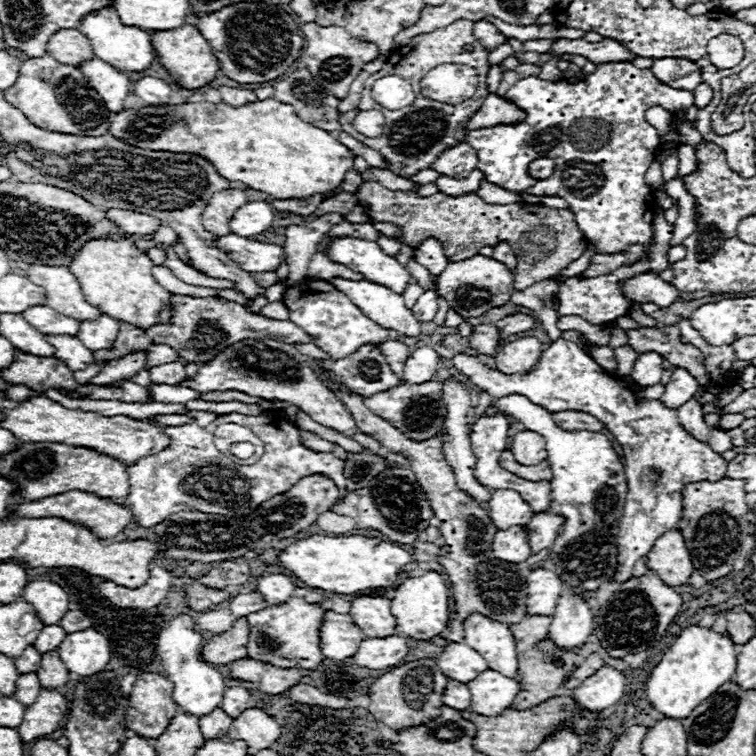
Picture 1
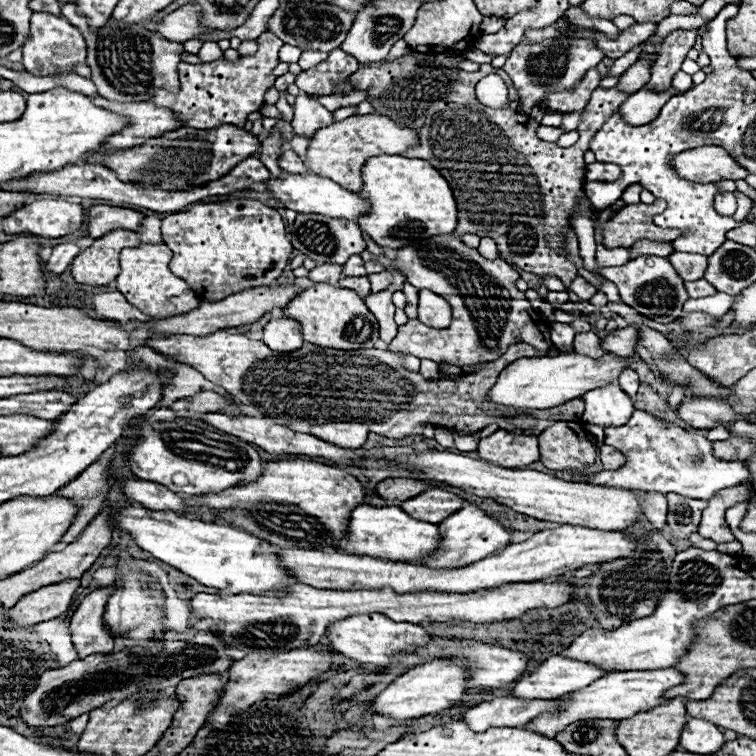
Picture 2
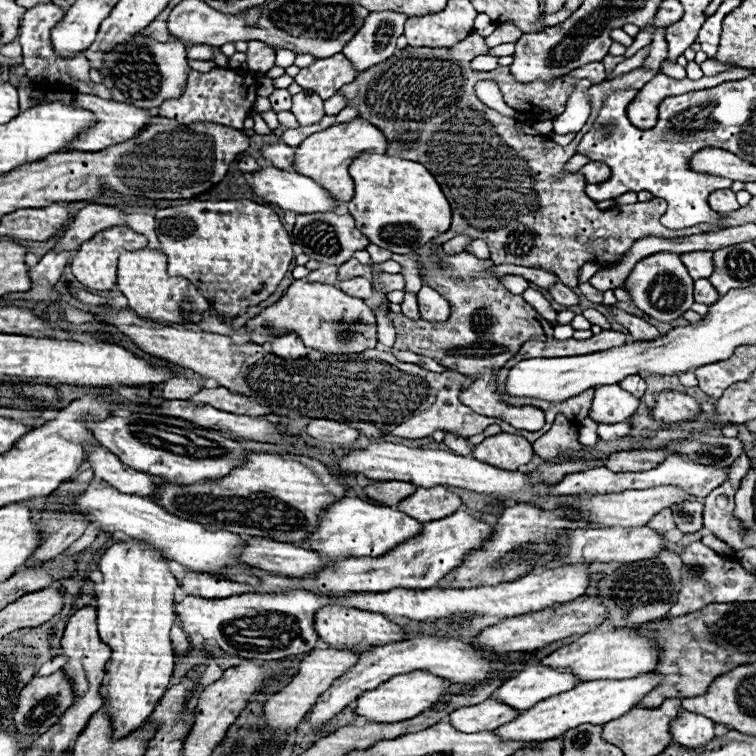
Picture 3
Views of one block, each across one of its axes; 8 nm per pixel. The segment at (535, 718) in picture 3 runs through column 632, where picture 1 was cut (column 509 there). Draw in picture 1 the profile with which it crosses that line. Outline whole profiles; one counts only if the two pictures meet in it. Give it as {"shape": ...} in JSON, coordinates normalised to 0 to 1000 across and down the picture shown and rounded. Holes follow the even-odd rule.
{"shape":[[[643,886],[622,899],[619,913],[624,918],[622,939],[638,947],[659,947],[667,937],[675,937],[688,905],[656,886]]]}

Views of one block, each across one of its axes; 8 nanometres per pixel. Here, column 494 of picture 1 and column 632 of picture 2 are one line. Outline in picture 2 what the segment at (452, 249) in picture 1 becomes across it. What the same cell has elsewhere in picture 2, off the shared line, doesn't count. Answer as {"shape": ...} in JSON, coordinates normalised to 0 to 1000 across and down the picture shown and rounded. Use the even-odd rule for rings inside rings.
{"shape":[[[878,265],[865,270],[833,270],[820,275],[802,296],[796,296],[799,328],[833,328],[841,317],[873,317],[889,320],[899,315],[899,304],[878,304],[865,296],[865,286],[878,280]]]}

